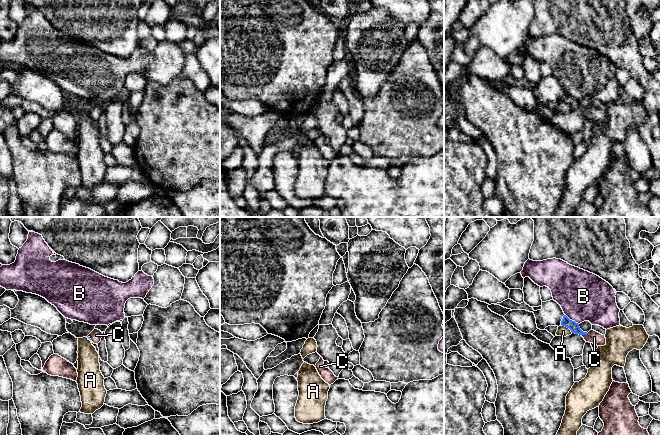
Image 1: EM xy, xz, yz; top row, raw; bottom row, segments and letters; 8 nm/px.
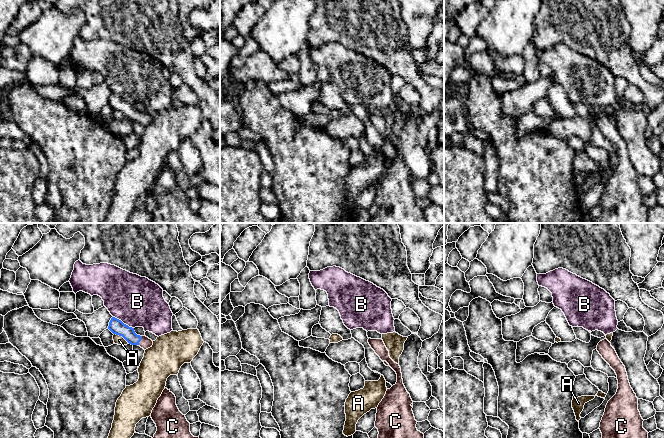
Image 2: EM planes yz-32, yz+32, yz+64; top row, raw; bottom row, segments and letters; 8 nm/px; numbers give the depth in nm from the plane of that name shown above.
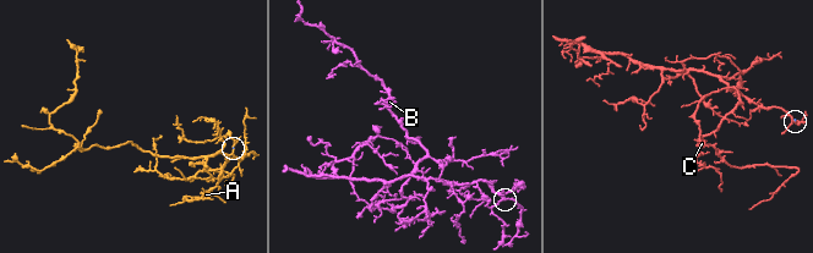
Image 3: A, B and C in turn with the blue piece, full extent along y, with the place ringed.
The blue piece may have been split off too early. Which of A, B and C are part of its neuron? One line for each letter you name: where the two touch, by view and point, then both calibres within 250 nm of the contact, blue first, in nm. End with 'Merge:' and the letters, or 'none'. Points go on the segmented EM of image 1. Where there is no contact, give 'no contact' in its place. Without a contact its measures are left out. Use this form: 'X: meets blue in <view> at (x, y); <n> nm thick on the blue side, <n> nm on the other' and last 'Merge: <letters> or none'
C: meets blue in yz at (584, 334); 80 nm thick on the blue side, 100 nm on the other
Merge: C

